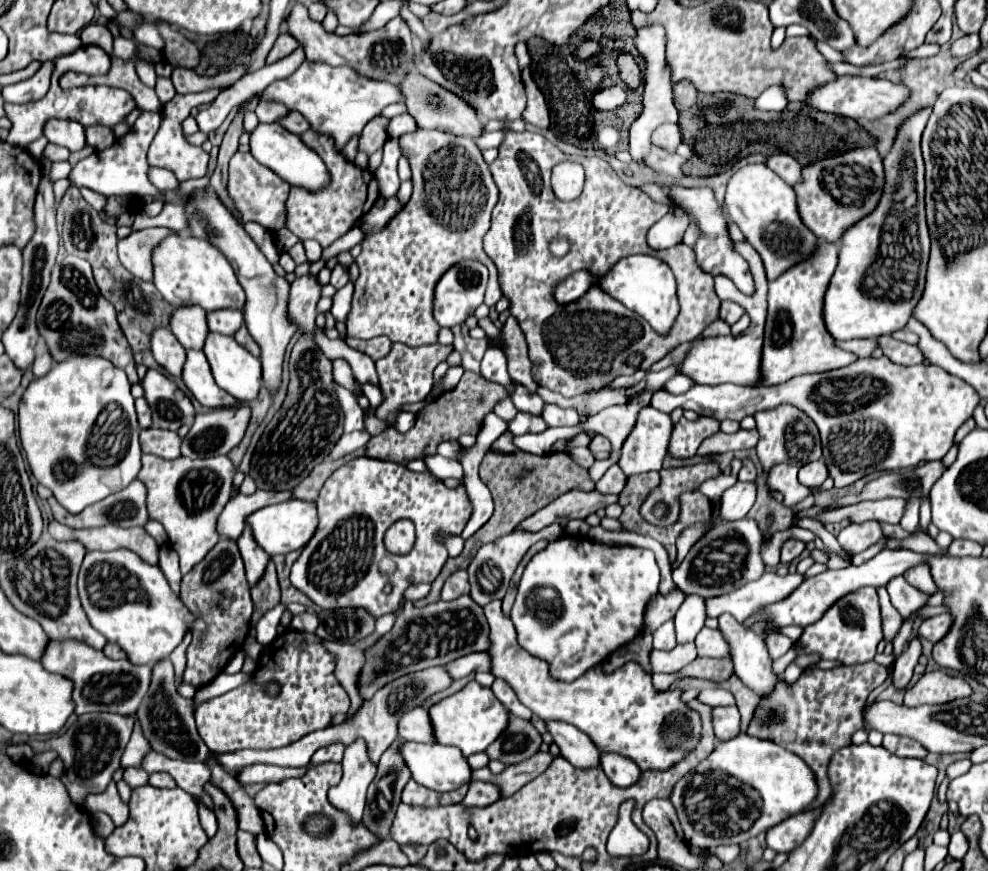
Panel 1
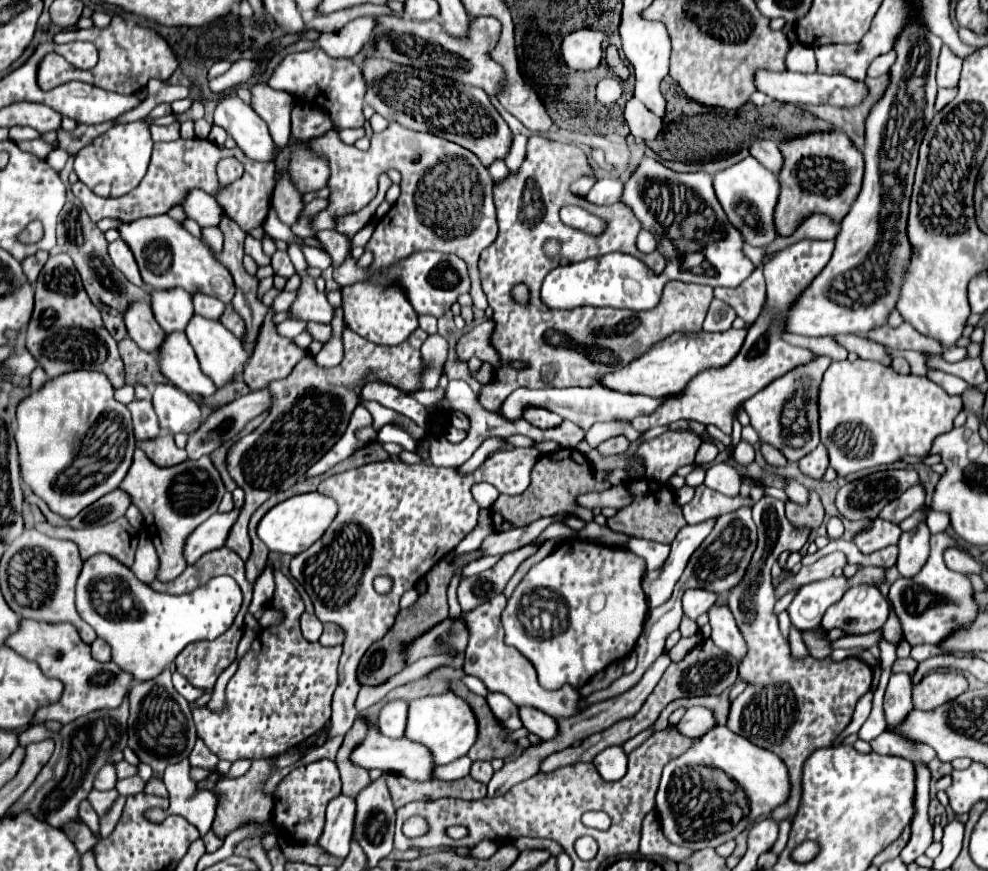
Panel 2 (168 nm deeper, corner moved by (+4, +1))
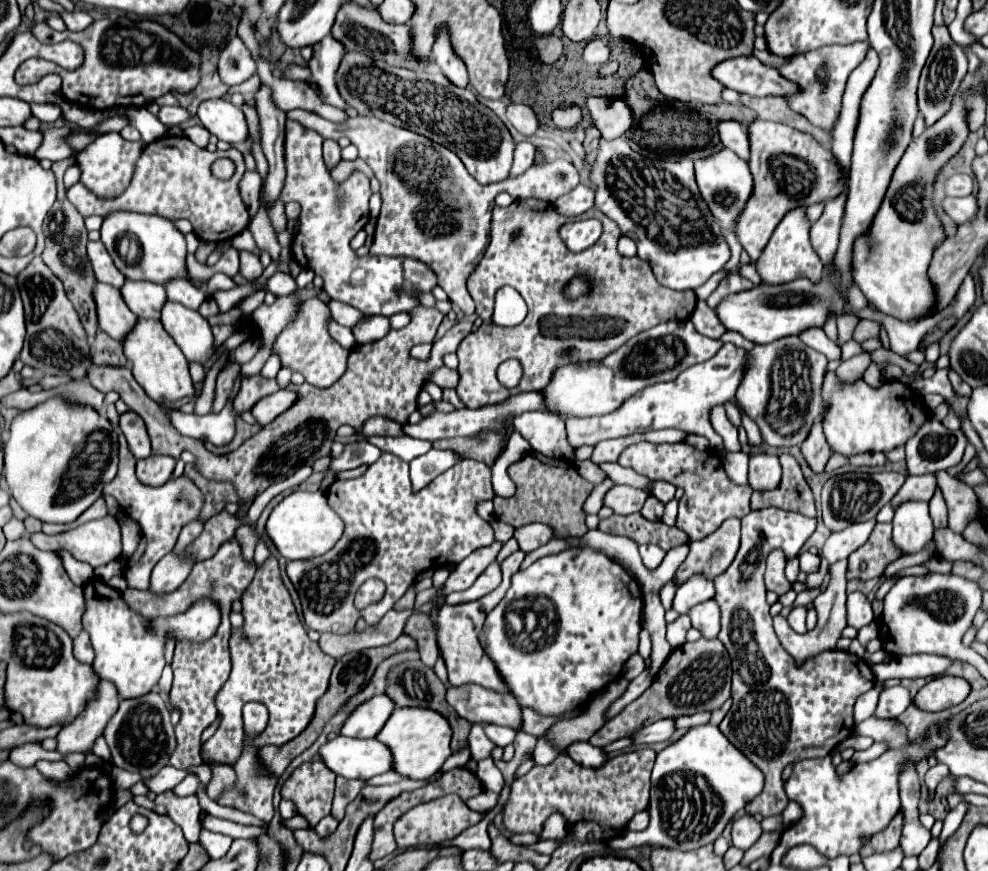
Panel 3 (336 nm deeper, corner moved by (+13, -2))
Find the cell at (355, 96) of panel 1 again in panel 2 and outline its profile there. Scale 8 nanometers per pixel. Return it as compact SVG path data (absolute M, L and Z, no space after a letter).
M320 47L290 53L286 55L280 65L272 71L268 85L272 89L286 91L290 95L320 95L318 105L328 111L336 129L360 129L364 125L364 93L366 83L362 79L362 71L354 61L348 59L332 59Z

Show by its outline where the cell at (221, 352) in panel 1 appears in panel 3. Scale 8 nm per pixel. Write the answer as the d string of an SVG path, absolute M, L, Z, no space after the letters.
M167 302L163 308L161 324L189 362L197 362L203 366L215 356L217 346L211 326L199 312L183 308L183 304Z

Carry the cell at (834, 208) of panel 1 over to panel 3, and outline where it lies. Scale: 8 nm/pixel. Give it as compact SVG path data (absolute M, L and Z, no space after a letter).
M755 120L749 126L751 134L751 160L749 168L755 174L755 196L747 202L743 216L739 218L737 238L749 252L751 260L757 260L767 246L773 230L783 216L797 206L811 206L827 202L845 192L843 170L831 150L821 146L811 134L795 130L787 124Z

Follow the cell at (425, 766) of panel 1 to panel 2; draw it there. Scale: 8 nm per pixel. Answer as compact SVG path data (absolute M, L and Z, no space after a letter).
M374 727L368 729L366 737L356 745L356 749L350 753L350 761L356 765L356 767L362 767L366 771L370 769L380 769L380 771L390 771L390 773L400 773L408 779L414 779L414 781L428 781L430 779L430 773L434 769L432 765L432 755L428 753L428 749L420 743L414 743L406 737L402 739L390 739L390 737L384 737L382 733L376 733Z

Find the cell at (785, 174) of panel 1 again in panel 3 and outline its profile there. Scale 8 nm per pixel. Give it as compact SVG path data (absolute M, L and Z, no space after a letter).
M733 120L719 122L717 130L719 130L719 136L721 136L721 142L723 142L727 148L731 148L739 158L743 158L743 160L747 162L749 156L751 156L747 130L745 130L739 122L733 122Z

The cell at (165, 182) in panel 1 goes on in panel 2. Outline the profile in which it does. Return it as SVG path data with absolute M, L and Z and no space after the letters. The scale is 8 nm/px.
M192 191L182 207L200 227L218 227L222 219L222 209L204 191Z

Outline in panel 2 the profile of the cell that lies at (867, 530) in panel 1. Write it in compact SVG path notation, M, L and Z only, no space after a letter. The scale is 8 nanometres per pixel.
M876 519L874 527L870 531L856 533L854 543L864 555L868 555L868 553L880 551L888 545L896 545L900 539L900 533L902 531L898 525L892 525L890 521L884 521L884 519Z

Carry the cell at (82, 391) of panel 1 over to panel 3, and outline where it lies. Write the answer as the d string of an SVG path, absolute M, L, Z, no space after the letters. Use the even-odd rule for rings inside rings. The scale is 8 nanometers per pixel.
M51 396L35 408L19 412L11 422L3 472L13 498L29 516L41 522L69 524L103 494L105 482L115 478L117 454L117 430L107 416L101 416L91 406L67 402L63 396ZM93 430L105 430L107 444L103 444L99 452L87 454L85 442Z

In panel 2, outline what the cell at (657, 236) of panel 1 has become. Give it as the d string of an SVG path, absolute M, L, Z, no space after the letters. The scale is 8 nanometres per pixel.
M640 231L638 233L638 241L636 241L636 247L642 251L642 253L652 253L656 249L656 239L652 237L652 233L648 231Z

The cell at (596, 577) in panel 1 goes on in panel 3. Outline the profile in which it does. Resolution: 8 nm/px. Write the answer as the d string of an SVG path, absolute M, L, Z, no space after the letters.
M569 548L569 550L563 550L555 556L545 556L537 562L533 562L527 570L519 570L515 576L513 576L513 582L511 582L511 588L507 590L505 598L489 612L487 620L485 620L485 626L483 626L483 632L479 636L485 652L491 656L491 660L495 660L499 672L505 676L507 680L507 686L511 688L511 694L519 700L519 704L525 708L525 706L531 706L535 710L539 710L543 716L555 716L555 714L563 714L567 712L569 708L577 708L581 704L587 702L589 694L593 692L599 692L605 684L609 684L611 680L619 678L621 674L621 666L625 664L625 660L637 652L637 646L639 646L639 630L641 630L641 610L643 610L643 598L641 598L641 592L639 592L639 586L635 584L635 580L615 562L615 560L609 560L607 556L603 556L601 552L597 550L591 550L591 548Z

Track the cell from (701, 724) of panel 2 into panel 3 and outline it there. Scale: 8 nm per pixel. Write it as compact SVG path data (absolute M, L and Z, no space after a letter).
M659 720L655 724L649 724L647 728L643 728L641 732L635 734L635 744L655 744L655 742L663 742L669 740L675 734L675 720Z

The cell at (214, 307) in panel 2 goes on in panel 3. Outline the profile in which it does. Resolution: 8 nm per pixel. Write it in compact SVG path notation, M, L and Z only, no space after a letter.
M171 280L171 284L165 288L171 302L181 302L191 310L199 310L199 306L205 302L205 292L201 288L195 288L189 280Z

